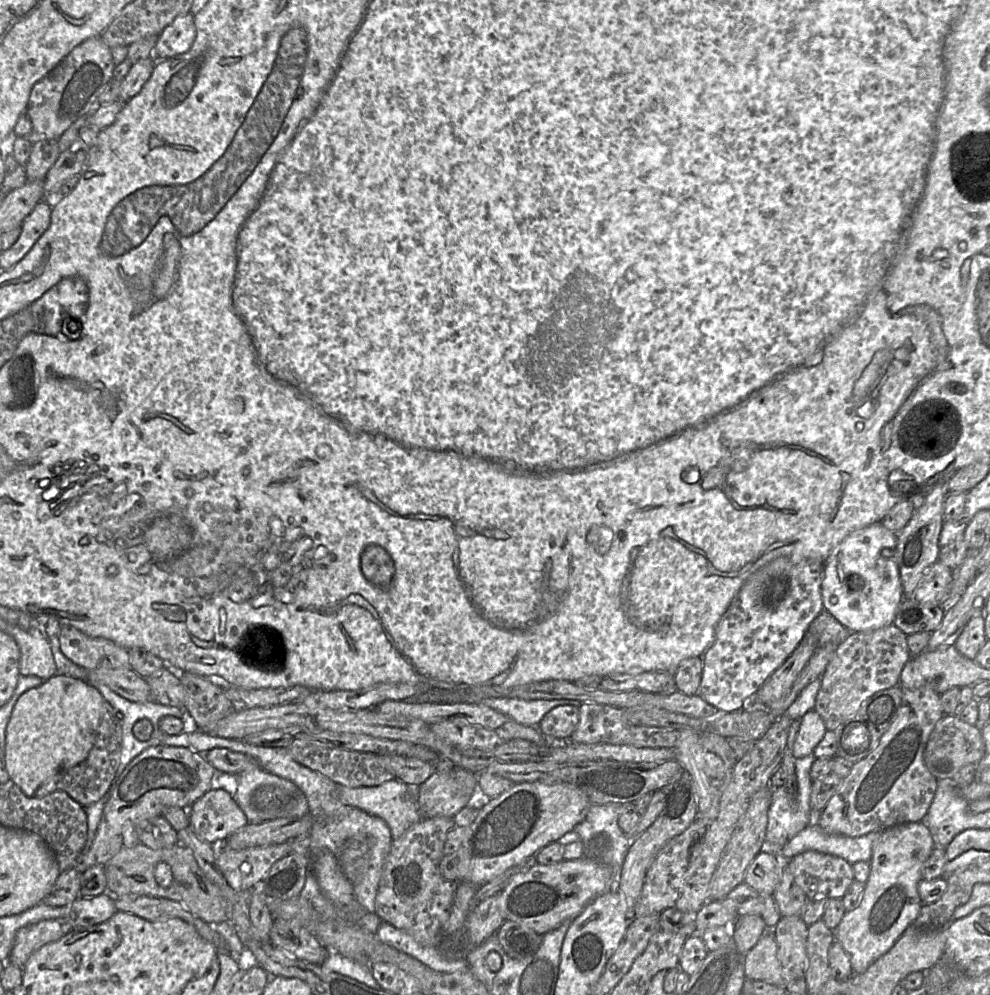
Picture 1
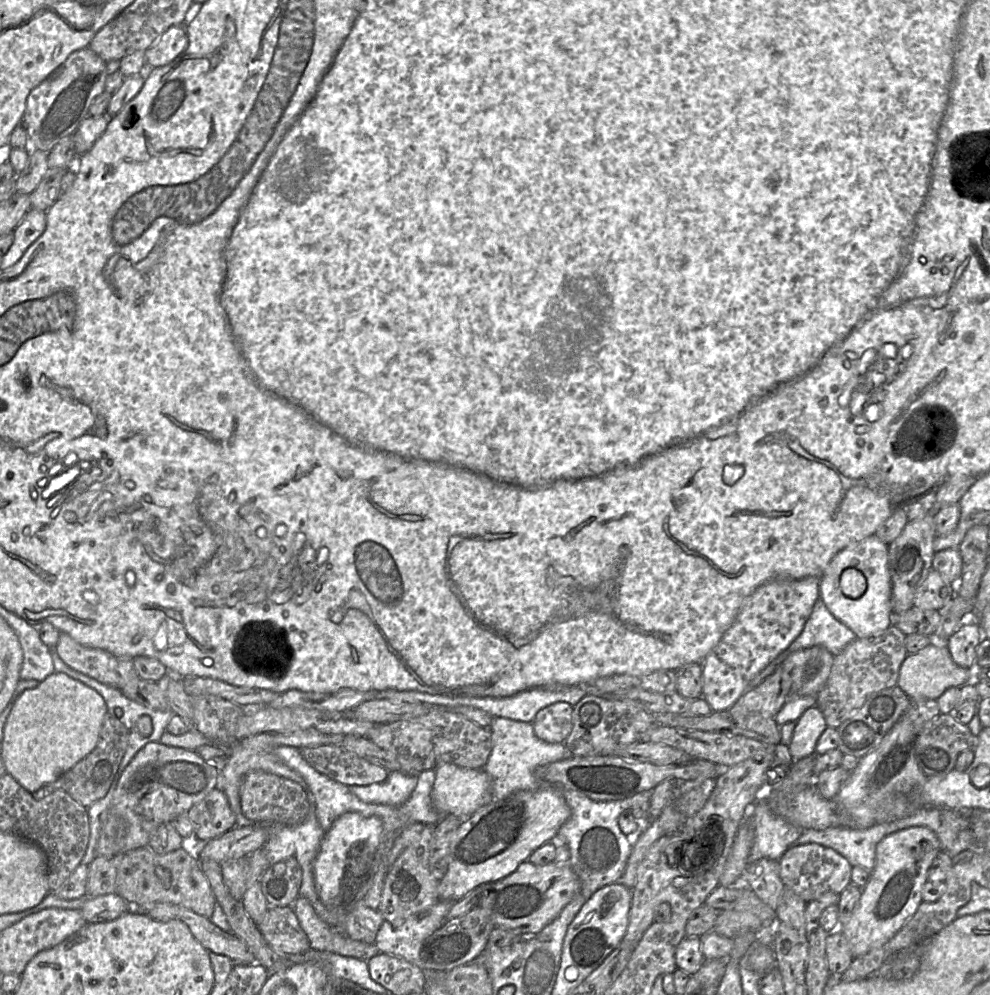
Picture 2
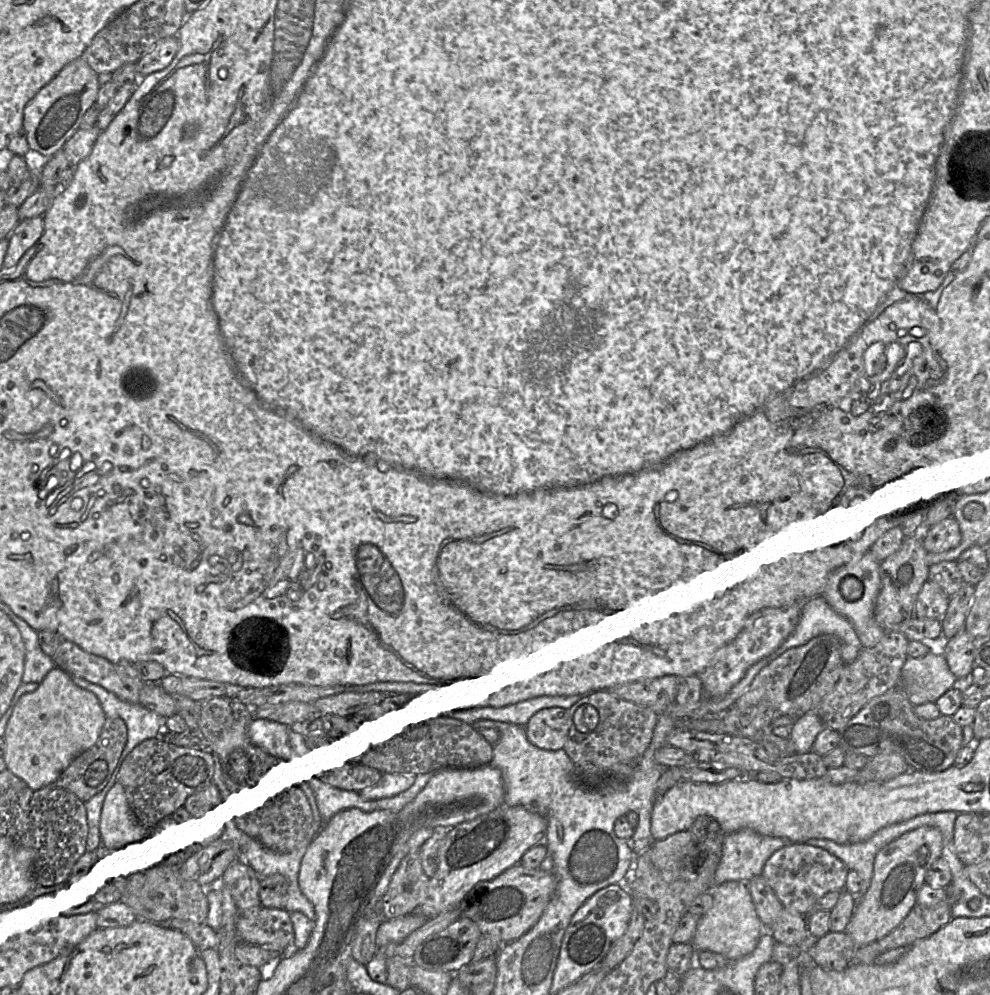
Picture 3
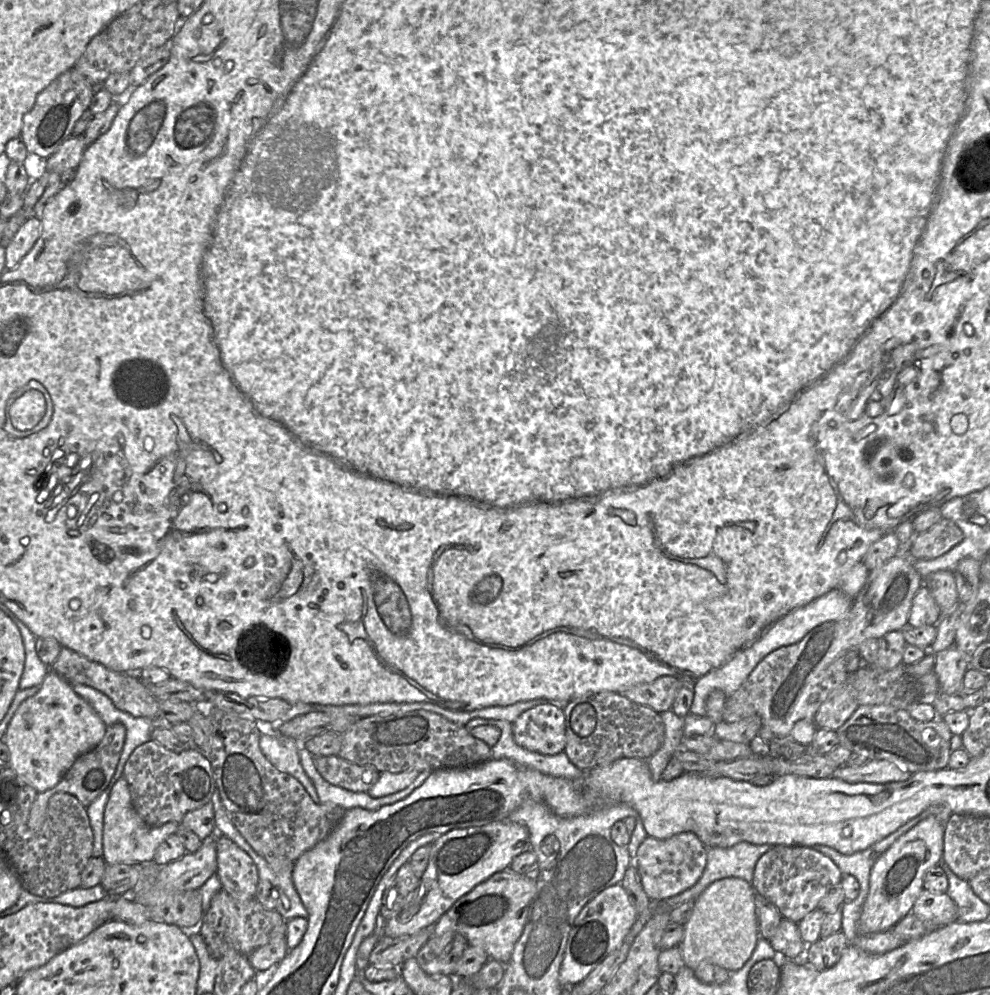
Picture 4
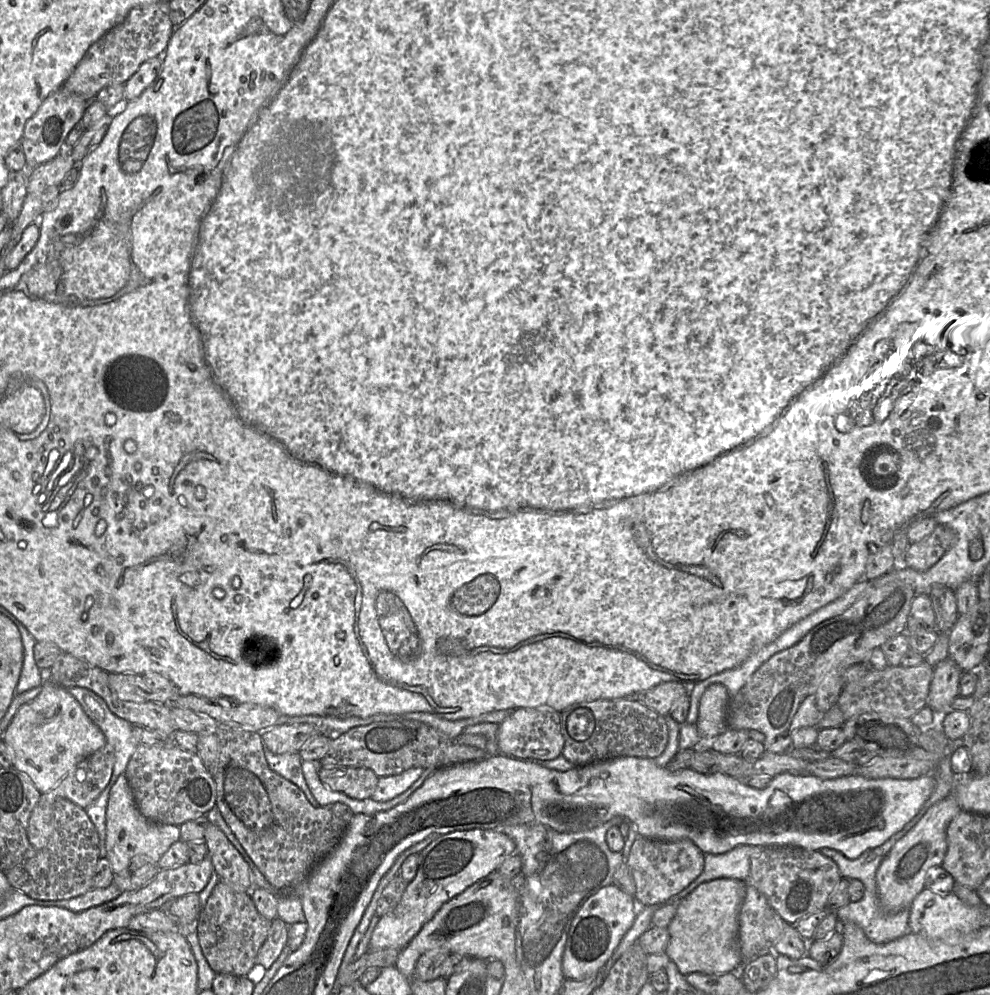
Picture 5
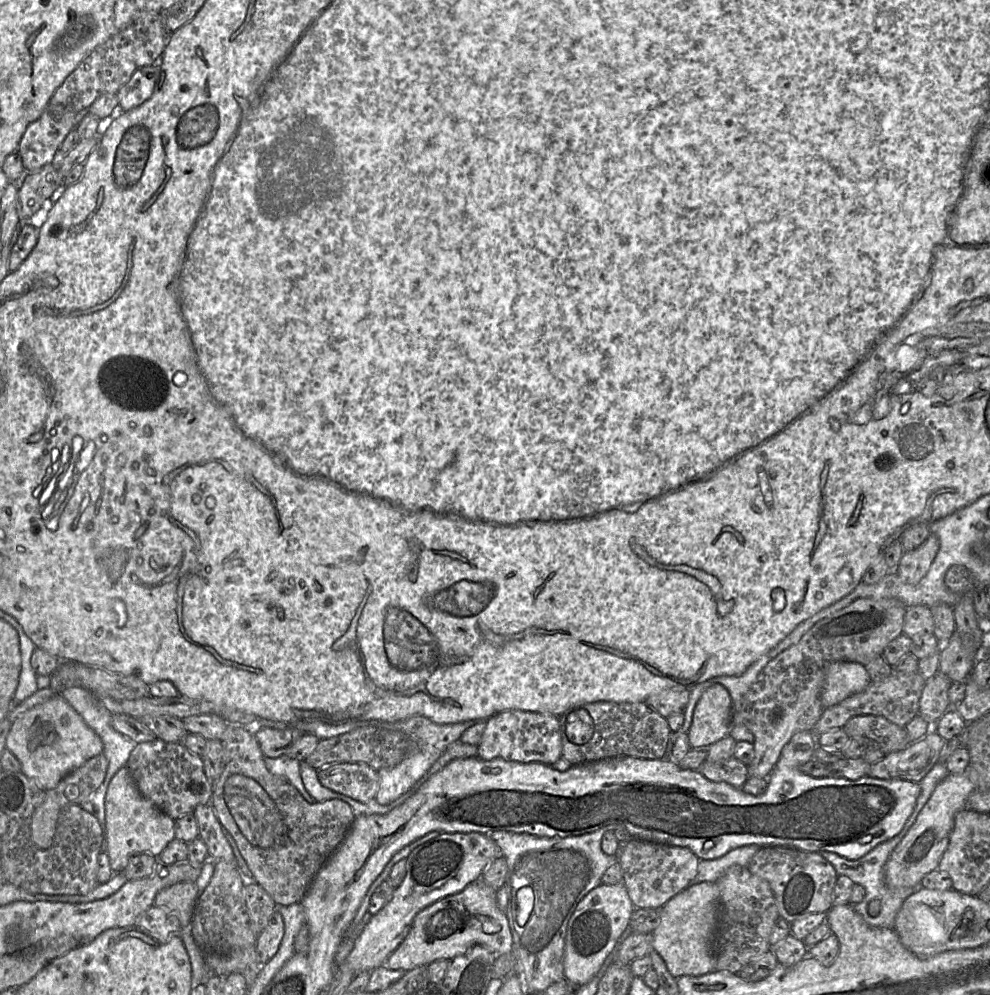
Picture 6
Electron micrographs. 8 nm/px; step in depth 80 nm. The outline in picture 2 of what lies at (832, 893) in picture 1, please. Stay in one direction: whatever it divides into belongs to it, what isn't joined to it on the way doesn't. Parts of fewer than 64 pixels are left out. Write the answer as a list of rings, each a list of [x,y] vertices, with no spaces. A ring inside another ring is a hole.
[[[816,844],[791,846],[779,859],[780,878],[787,889],[791,889],[806,903],[826,892],[840,895],[851,884],[852,866],[832,849]]]

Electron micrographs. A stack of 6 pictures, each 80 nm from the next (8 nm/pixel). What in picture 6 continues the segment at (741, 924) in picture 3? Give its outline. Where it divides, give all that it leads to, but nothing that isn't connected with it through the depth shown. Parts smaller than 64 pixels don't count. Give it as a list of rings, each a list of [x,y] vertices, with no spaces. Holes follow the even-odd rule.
[[[702,882],[687,887],[661,907],[660,923],[652,931],[652,944],[674,977],[701,976],[715,971],[711,942],[717,923],[719,897],[716,882]]]

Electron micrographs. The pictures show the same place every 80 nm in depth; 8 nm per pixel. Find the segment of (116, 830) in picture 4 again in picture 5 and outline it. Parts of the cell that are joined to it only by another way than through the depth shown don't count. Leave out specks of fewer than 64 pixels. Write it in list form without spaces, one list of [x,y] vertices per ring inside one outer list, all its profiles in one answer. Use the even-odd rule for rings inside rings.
[[[125,772],[120,774],[110,790],[106,810],[106,857],[113,872],[126,869],[136,855],[144,855],[150,862],[157,863],[166,850],[179,840],[179,826],[153,823],[140,813]]]

